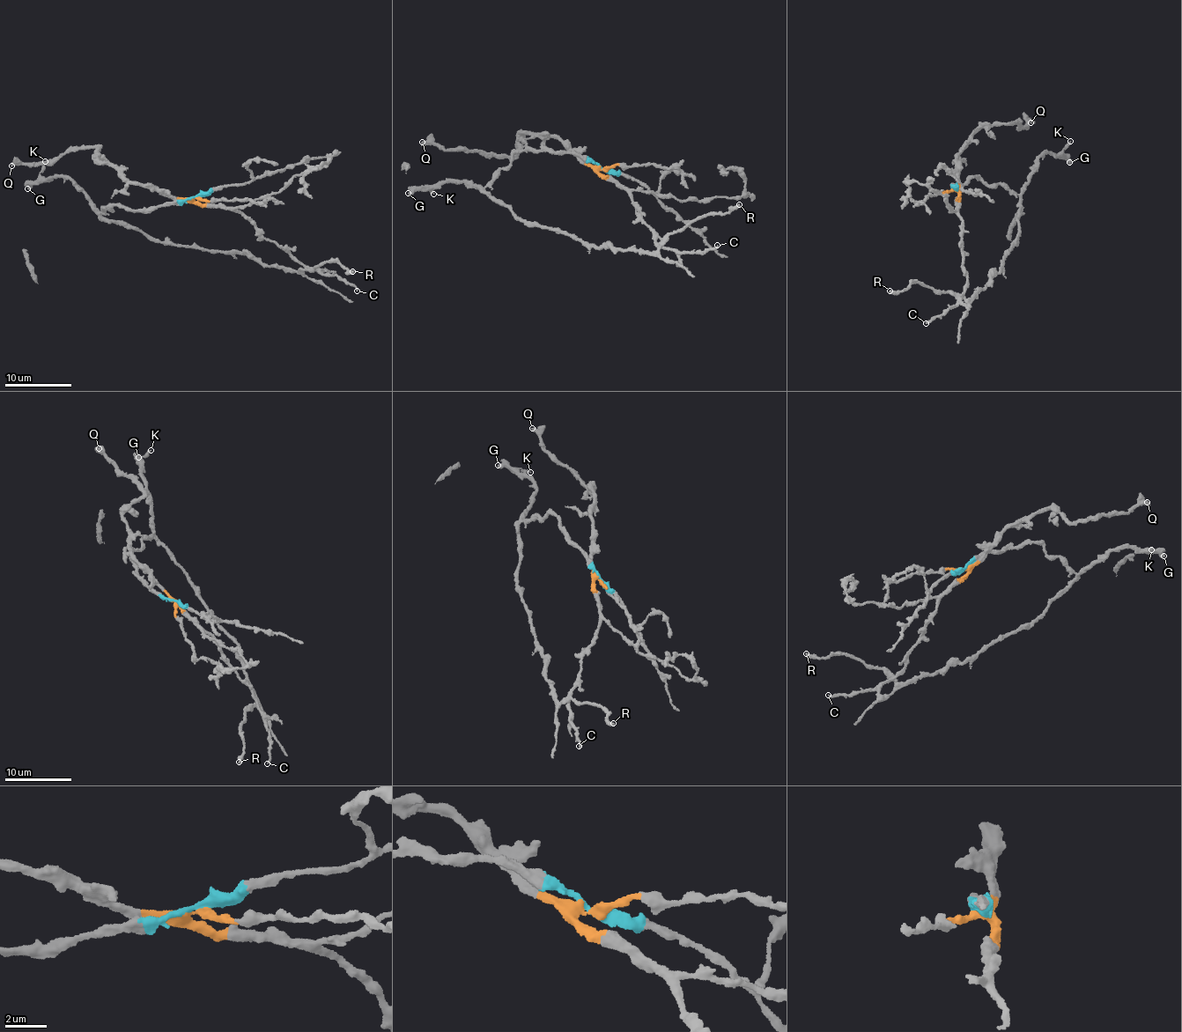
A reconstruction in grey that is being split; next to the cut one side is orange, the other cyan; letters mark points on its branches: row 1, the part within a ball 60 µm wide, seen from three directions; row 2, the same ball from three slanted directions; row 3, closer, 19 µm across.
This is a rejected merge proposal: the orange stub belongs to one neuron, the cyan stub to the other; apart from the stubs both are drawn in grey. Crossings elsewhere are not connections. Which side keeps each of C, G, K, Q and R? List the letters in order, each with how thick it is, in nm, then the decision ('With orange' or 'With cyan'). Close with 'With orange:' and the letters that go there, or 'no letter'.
C: Thickness 200 nm. With orange
G: Thickness 480 nm. With cyan
K: Thickness 200 nm. With cyan
Q: Thickness 500 nm. With orange
R: Thickness 400 nm. With cyan
With orange: C, Q

